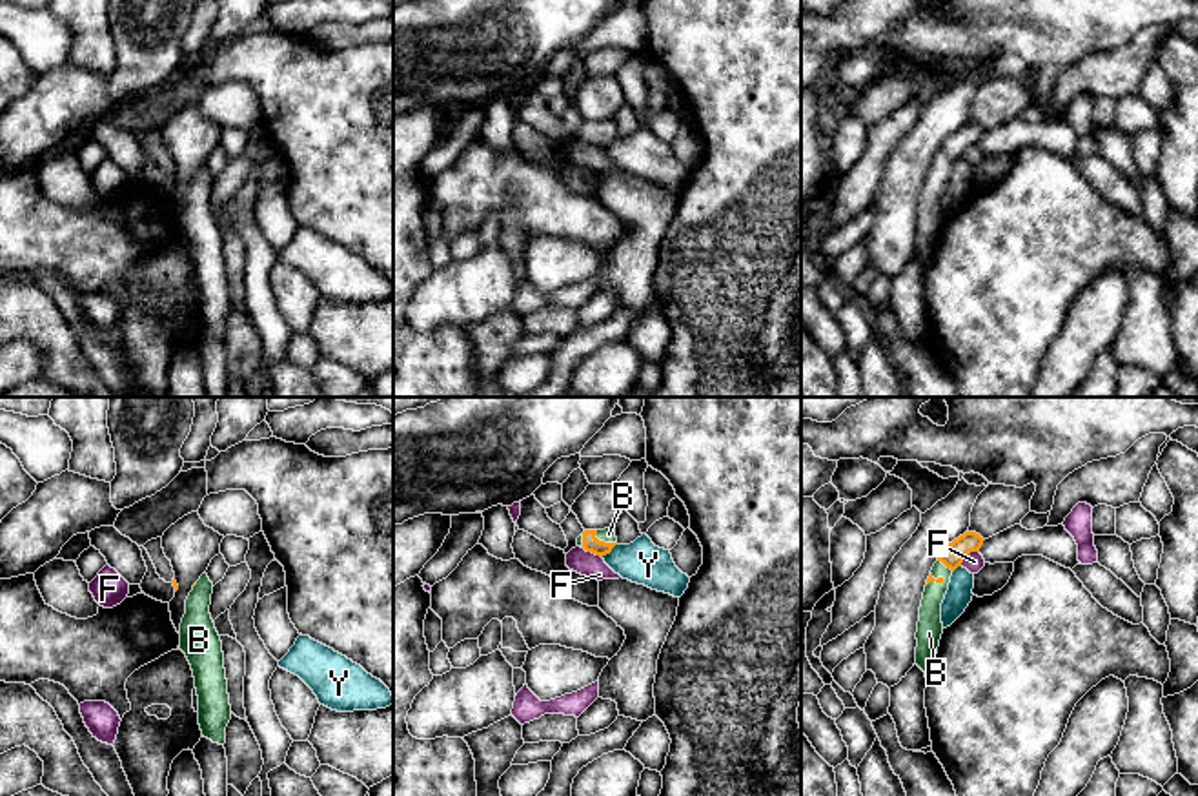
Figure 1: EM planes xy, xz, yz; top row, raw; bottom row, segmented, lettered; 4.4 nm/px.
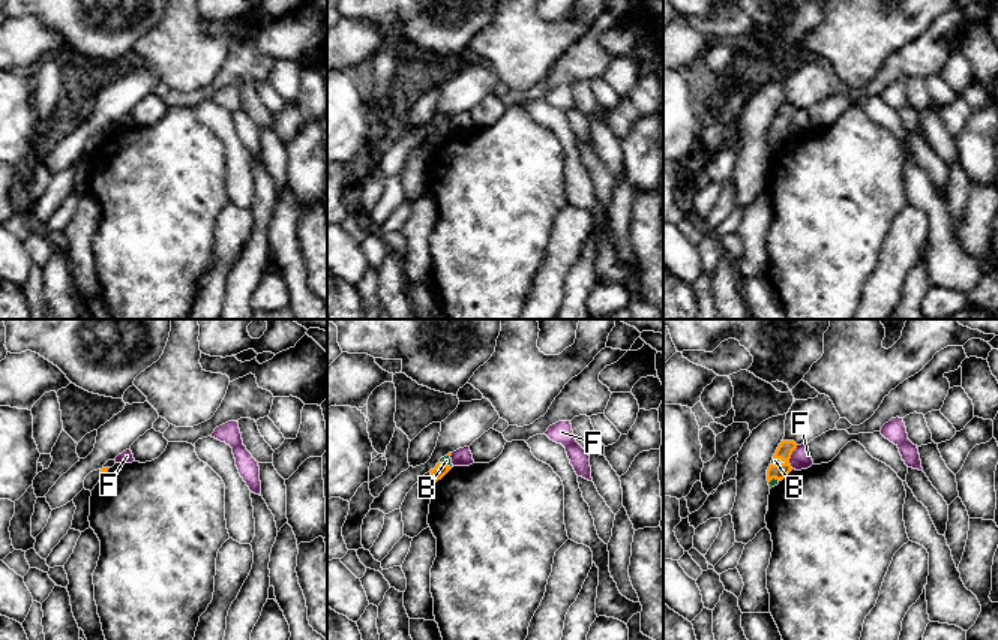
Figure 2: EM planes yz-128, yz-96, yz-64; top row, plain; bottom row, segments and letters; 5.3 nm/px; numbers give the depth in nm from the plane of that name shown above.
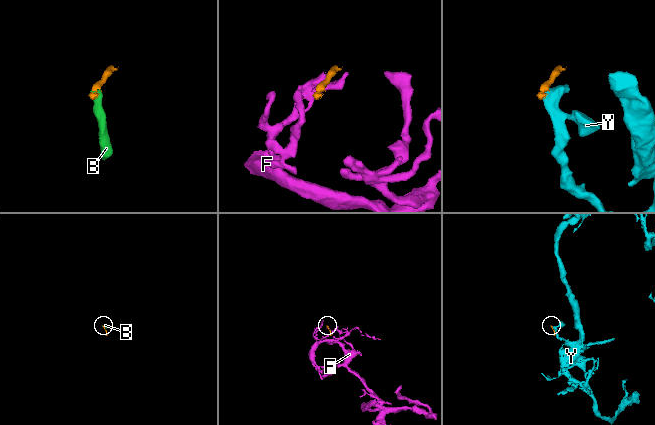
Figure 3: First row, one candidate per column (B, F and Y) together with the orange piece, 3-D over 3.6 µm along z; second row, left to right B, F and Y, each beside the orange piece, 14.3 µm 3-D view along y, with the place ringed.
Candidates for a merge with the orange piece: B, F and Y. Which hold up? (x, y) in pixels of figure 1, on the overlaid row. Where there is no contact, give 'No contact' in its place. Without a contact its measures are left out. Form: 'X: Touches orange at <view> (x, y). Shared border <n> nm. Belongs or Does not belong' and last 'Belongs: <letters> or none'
B: Touches orange at xz (603, 541). Shared border 110 nm. Belongs
F: Touches orange at yz (967, 554). Shared border 110 nm. Does not belong
Y: Touches orange at xz (609, 552). Shared border 90 nm. Does not belong
Belongs: B

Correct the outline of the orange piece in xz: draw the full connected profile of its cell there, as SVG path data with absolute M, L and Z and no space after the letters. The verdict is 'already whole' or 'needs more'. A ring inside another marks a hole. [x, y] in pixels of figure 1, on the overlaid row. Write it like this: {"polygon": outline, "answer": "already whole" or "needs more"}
{"polygon": "M614 528L584 530L577 537L577 546L601 557L610 554L615 545L617 545L617 537Z", "answer": "needs more"}

